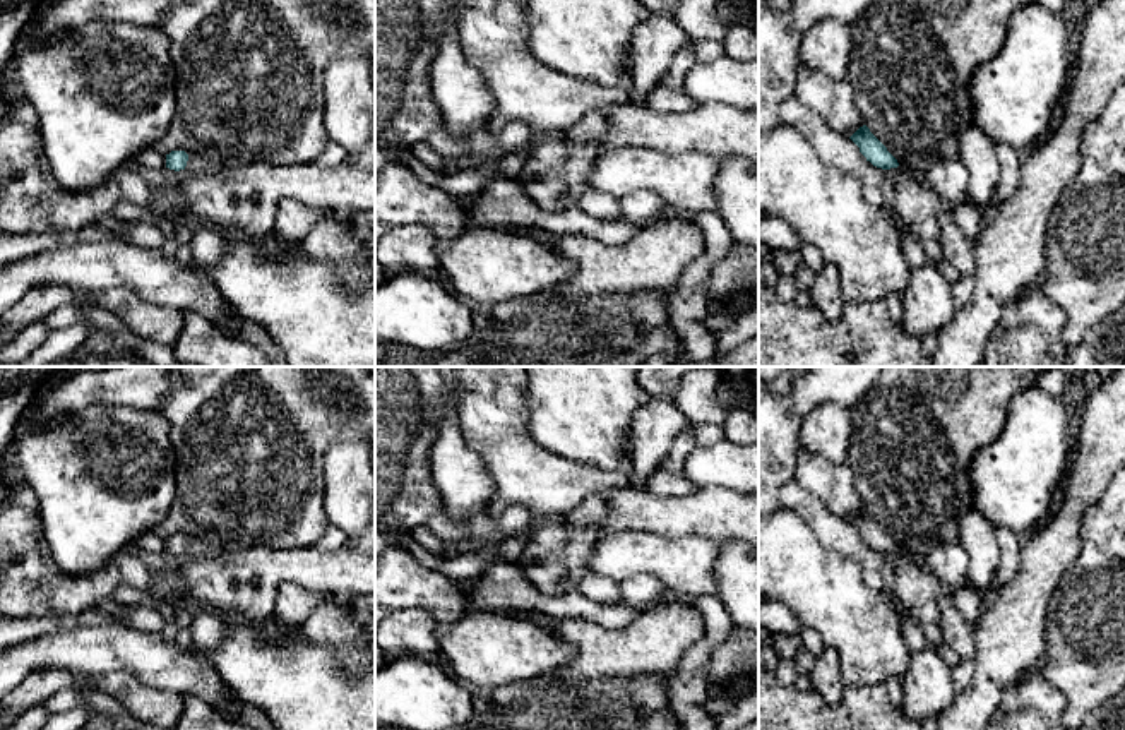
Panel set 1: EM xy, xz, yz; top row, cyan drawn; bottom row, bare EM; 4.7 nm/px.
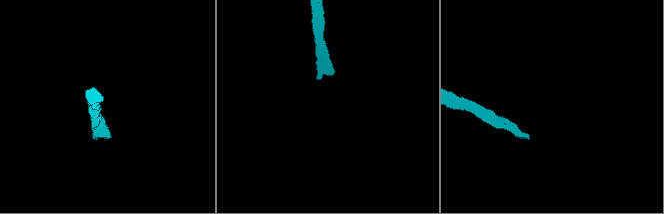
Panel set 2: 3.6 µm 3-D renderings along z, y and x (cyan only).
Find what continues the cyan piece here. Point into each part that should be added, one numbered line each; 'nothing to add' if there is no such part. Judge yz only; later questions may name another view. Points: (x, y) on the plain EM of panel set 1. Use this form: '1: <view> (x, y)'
nothing to add

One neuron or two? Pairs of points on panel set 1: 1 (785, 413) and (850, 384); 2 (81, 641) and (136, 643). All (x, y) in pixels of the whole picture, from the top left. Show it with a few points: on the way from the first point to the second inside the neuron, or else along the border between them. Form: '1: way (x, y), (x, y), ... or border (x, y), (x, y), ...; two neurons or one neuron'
1: way (800, 400), (821, 384), (834, 384); one neuron
2: way (95, 645), (122, 645); one neuron

